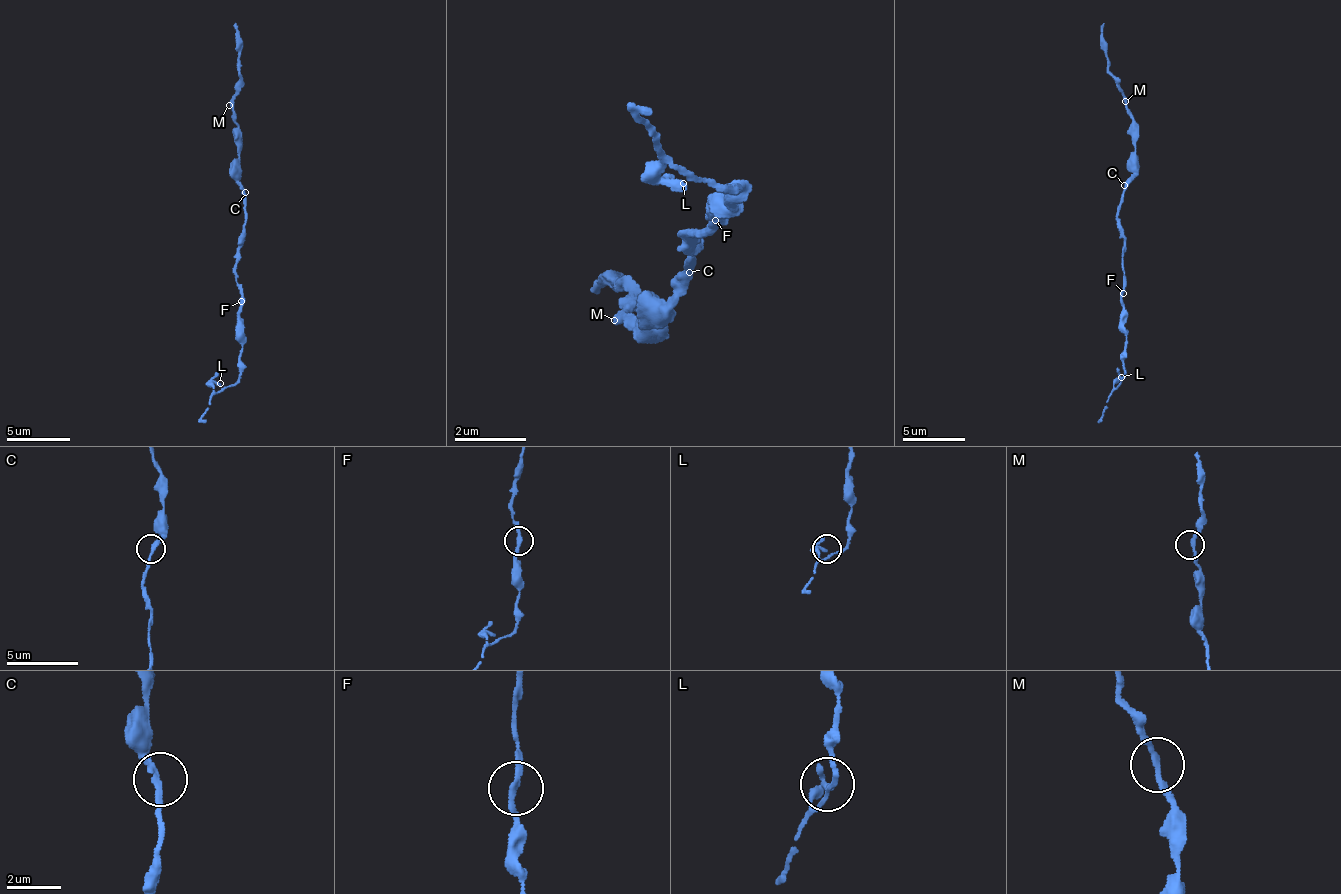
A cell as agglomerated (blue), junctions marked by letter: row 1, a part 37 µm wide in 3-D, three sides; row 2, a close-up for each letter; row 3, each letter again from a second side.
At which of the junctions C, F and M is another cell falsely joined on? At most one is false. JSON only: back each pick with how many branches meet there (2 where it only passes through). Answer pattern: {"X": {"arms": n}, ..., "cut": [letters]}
{"cut": []}

